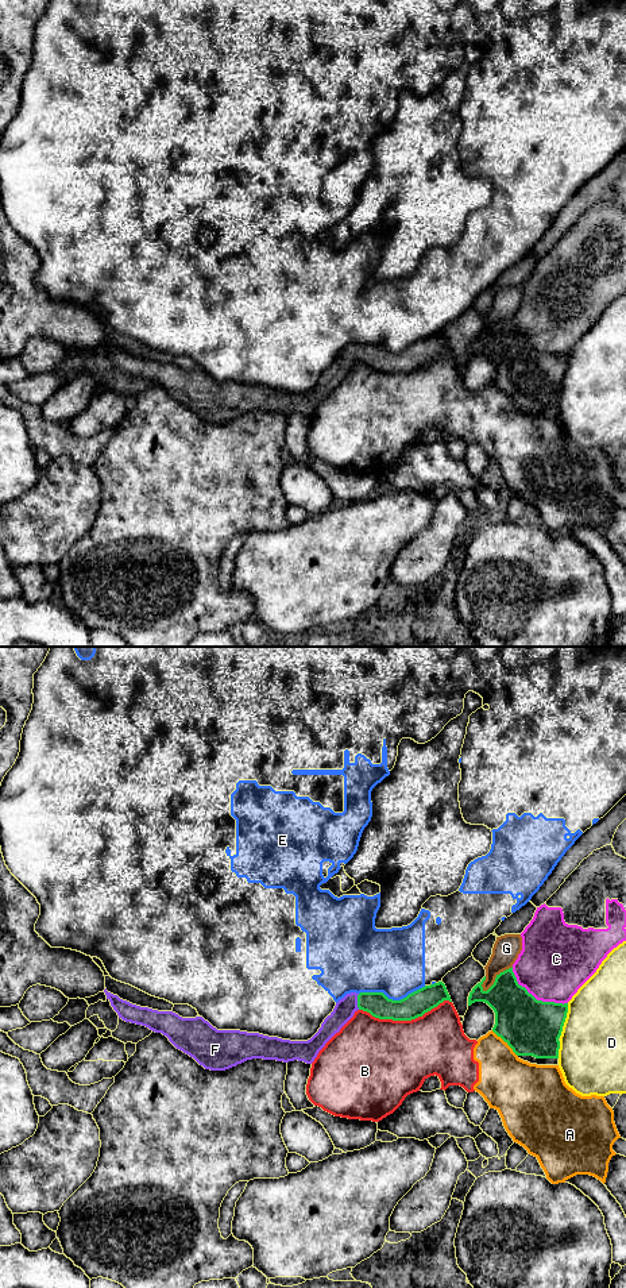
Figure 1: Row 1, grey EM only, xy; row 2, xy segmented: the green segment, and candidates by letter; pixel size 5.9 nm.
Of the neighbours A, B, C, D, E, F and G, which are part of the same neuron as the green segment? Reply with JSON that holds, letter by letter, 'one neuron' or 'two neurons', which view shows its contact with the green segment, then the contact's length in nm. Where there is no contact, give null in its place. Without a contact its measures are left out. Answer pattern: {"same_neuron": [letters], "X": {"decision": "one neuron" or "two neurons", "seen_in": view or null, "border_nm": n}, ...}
{"same_neuron": ["F"], "A": {"decision": "two neurons", "seen_in": "xy", "border_nm": 220}, "B": {"decision": "two neurons", "seen_in": "xy", "border_nm": 550}, "C": {"decision": "two neurons", "seen_in": "xy", "border_nm": 400}, "D": {"decision": "two neurons", "seen_in": "xy", "border_nm": 220}, "E": {"decision": "two neurons", "seen_in": "xy", "border_nm": 400}, "F": {"decision": "one neuron", "seen_in": "xy", "border_nm": 100}, "G": {"decision": "two neurons", "seen_in": "xy", "border_nm": 240}}

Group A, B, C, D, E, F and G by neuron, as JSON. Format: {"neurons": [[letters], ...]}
{"neurons": [["A", "B"], ["C"], ["D"], ["E"], ["F"], ["G"]]}

